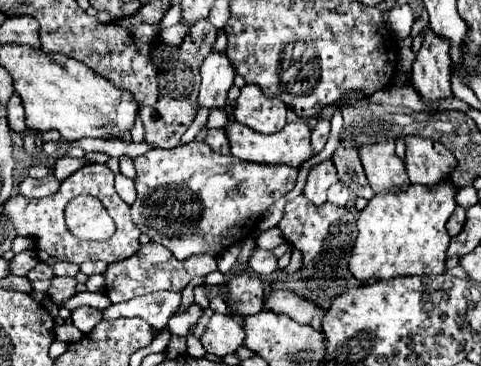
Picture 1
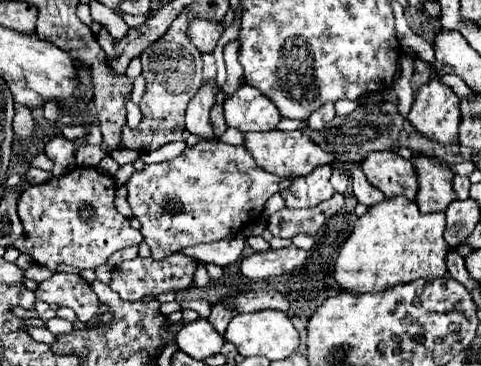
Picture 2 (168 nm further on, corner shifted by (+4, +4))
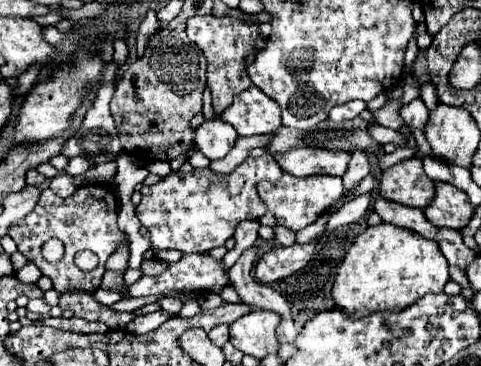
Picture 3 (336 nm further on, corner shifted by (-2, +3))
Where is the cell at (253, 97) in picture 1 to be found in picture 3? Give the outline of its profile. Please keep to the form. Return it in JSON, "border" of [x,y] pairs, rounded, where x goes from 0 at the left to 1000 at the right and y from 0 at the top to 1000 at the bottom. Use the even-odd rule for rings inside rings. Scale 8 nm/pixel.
{"border":[[[518,235],[489,262],[484,284],[459,311],[459,328],[476,333],[497,372],[559,366],[584,350],[584,301],[534,235]]]}

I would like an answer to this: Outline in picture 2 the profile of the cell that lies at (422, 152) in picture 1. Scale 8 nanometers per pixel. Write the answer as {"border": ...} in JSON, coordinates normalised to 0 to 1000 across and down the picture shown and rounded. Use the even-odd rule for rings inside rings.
{"border":[[[867,423],[867,434],[859,434],[859,451],[871,484],[871,527],[863,549],[875,582],[929,577],[933,555],[950,544],[938,511],[942,473],[933,473],[933,462],[917,451],[913,434],[888,423]]]}

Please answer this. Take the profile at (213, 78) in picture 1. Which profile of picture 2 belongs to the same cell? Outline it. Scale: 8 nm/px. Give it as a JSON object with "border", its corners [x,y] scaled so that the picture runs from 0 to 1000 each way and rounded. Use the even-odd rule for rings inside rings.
{"border":[[[439,221],[410,249],[410,260],[397,270],[397,281],[389,292],[389,314],[385,314],[389,358],[418,374],[418,380],[447,380],[443,342],[435,325],[435,303],[447,281],[447,260],[451,260],[447,221]]]}

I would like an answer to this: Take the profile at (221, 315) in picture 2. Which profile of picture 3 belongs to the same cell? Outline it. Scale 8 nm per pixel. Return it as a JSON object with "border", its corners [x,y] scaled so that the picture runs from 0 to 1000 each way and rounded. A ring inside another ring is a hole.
{"border":[[[455,885],[447,891],[439,907],[435,907],[439,929],[451,940],[451,945],[464,945],[476,934],[476,891],[472,885]]]}

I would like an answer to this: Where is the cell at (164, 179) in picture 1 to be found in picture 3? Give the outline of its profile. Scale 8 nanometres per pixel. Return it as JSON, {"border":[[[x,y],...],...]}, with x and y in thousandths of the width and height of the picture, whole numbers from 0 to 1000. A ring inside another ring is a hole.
{"border":[[[555,415],[538,432],[518,426],[480,475],[455,475],[439,459],[405,459],[401,470],[356,464],[326,503],[293,514],[285,590],[314,634],[318,683],[426,694],[447,672],[464,672],[468,656],[484,645],[497,607],[538,601],[555,579],[555,563],[538,541],[534,503],[547,492],[576,497],[584,481],[588,470],[580,464],[572,432]]]}

